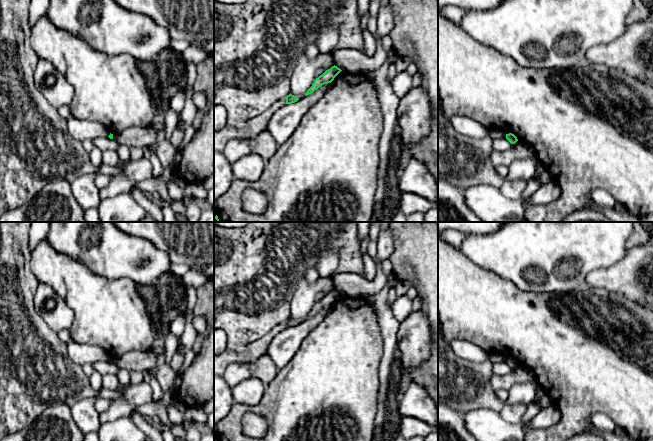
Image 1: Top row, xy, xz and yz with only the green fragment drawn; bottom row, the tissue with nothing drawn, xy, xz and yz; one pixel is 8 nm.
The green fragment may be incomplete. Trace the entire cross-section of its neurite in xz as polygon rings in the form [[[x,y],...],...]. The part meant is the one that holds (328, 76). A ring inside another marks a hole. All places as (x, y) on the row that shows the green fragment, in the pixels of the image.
[[[335,65],[332,66],[330,69],[326,70],[322,75],[314,80],[312,86],[305,93],[305,96],[313,93],[322,85],[331,83],[341,71],[342,70]]]

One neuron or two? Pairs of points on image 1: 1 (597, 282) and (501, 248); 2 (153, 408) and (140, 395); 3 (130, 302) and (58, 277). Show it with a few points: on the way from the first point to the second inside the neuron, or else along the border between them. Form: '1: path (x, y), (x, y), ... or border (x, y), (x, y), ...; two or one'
1: border (607, 267), (593, 269), (586, 277), (586, 284); two
2: border (152, 401), (141, 404), (135, 410); two
3: path (112, 302), (97, 302), (76, 284); one

